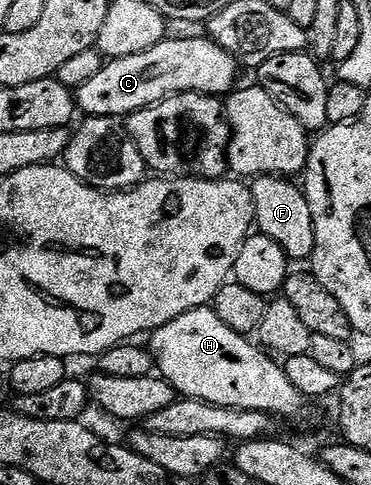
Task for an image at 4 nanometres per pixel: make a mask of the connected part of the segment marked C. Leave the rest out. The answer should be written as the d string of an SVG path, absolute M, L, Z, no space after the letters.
M207 36L201 38L165 37L154 48L134 56L105 61L92 79L74 91L81 115L90 118L119 118L138 112L172 94L211 94L224 96L237 85L236 57Z

